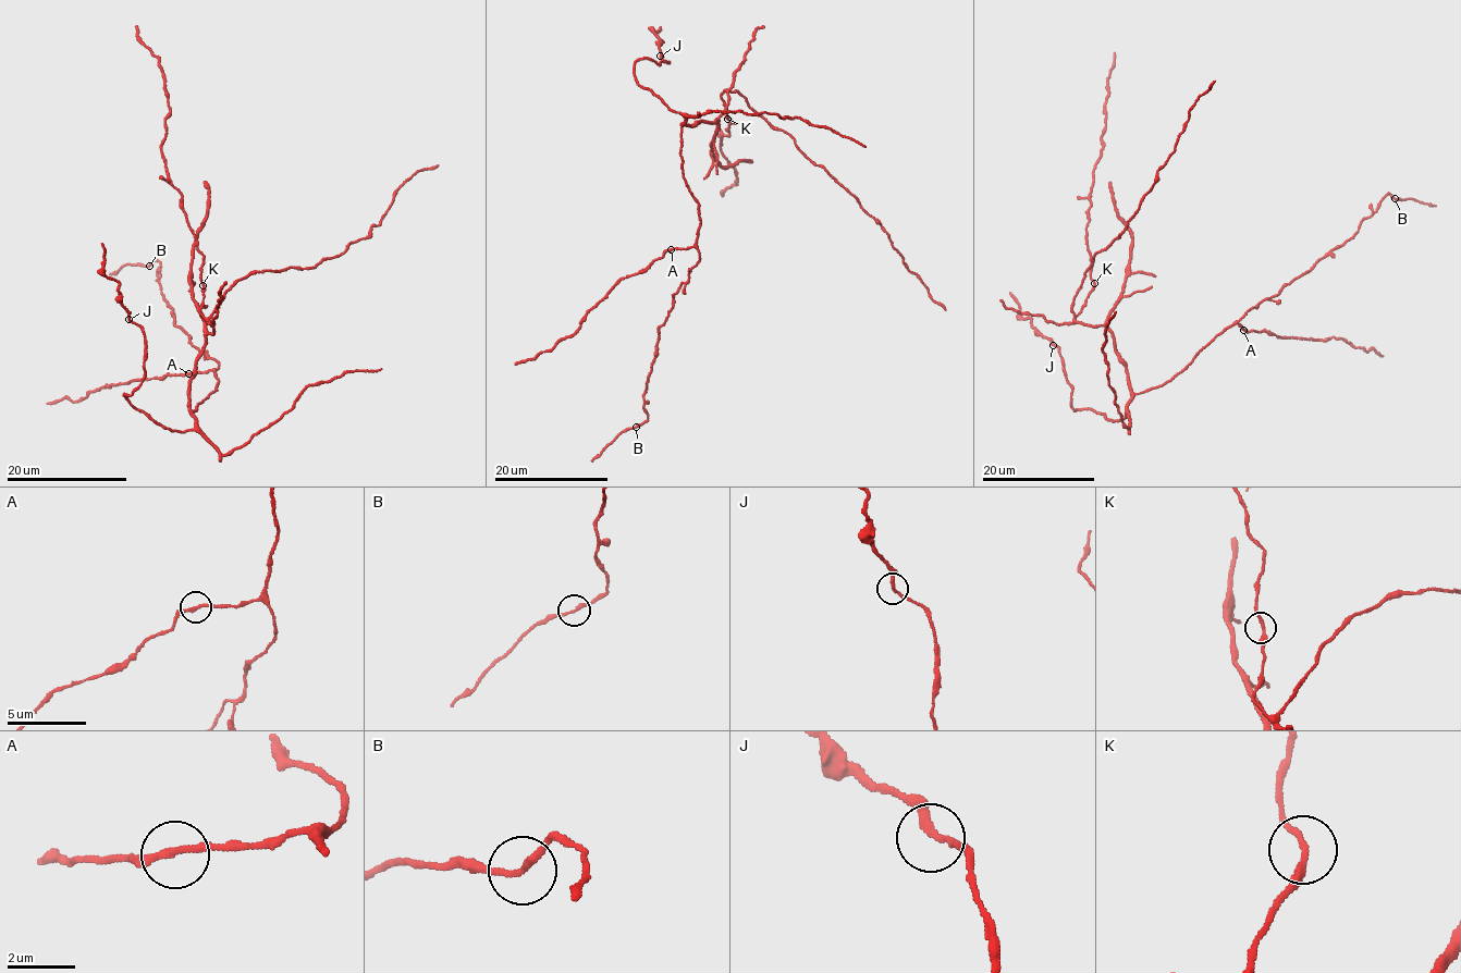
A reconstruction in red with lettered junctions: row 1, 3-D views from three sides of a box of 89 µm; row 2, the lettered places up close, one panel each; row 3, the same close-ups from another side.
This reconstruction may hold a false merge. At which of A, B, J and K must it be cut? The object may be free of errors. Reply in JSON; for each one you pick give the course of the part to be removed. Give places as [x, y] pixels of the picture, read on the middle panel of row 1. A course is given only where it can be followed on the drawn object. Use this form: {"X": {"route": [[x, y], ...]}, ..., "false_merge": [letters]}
{"false_merge": []}

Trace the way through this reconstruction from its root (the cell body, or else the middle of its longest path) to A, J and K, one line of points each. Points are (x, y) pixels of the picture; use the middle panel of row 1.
A: (684, 125), (679, 156), (684, 180), (697, 202), (701, 223), (692, 247), (671, 249)
J: (684, 125), (684, 115), (641, 86), (634, 75), (634, 64), (640, 59), (659, 65), (670, 62), (660, 56)
K: (684, 125), (714, 122), (727, 107), (729, 97), (725, 90), (721, 96), (727, 119)

